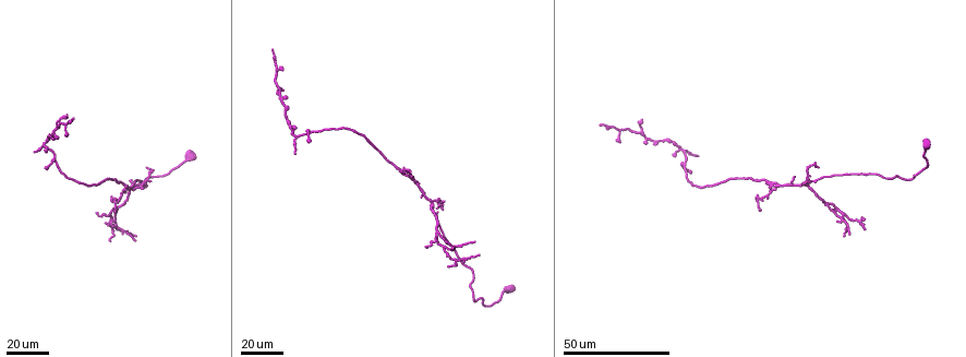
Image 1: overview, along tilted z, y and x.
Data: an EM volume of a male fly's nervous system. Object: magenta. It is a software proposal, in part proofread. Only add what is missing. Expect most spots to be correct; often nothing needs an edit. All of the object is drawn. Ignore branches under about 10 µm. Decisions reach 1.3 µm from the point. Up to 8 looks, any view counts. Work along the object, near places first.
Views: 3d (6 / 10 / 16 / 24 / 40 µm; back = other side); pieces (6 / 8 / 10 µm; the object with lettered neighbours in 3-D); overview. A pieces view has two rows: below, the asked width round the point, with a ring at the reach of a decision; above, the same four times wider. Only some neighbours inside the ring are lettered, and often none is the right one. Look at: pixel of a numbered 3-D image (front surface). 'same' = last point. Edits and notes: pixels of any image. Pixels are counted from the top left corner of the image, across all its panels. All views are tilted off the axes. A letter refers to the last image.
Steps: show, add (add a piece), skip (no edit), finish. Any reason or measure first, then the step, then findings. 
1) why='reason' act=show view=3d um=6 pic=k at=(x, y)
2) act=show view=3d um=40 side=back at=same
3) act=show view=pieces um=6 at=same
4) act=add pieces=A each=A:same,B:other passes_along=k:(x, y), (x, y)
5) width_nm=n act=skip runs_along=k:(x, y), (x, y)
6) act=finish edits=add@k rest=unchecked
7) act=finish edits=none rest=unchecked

why='free end' act=show view=3d um=40 pic=1 at=(107, 221)

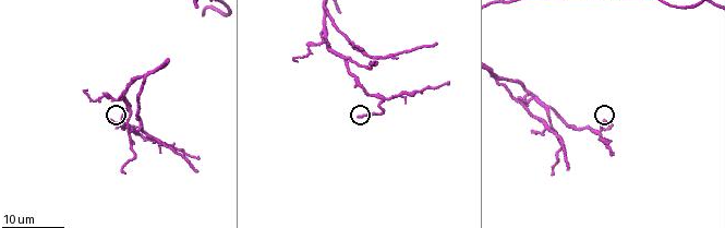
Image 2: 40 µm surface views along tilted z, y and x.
act=show view=pieces um=8 pic=2 at=(357, 116)

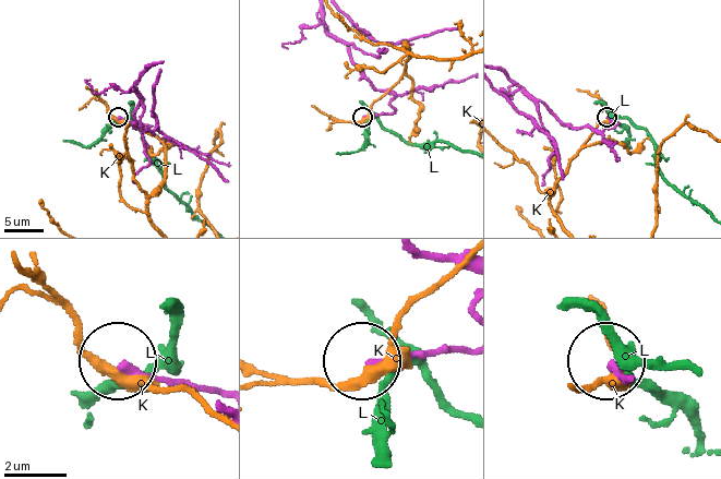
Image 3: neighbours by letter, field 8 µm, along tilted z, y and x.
act=skip each=K:other,L:other runs_along=3:(217, 394), (165, 385), (121, 363) found='none of them fits'

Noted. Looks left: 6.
why='tapers out' act=show view=3d um=16 pic=2 at=(435, 45)

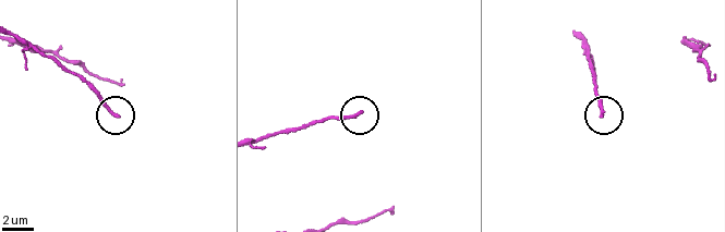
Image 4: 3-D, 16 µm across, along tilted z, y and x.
why='what lies round it' act=show view=pieces um=10 pic=4 at=(362, 109)

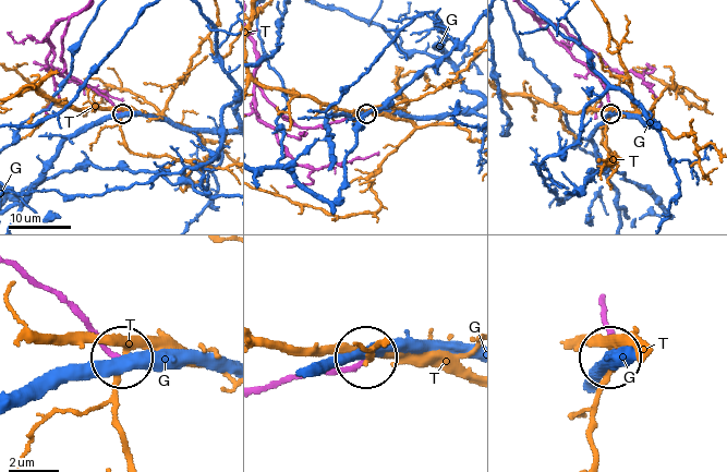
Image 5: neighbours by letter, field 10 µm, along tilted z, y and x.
width_nm=180 act=skip each=G:other,T:other runs_along=5:(63, 35), (61, 55), (67, 72), (96, 89), (120, 112) found='none of them fits'

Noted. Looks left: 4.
why='branch stops here' act=show view=3d um=40 pic=1 at=(656, 145)

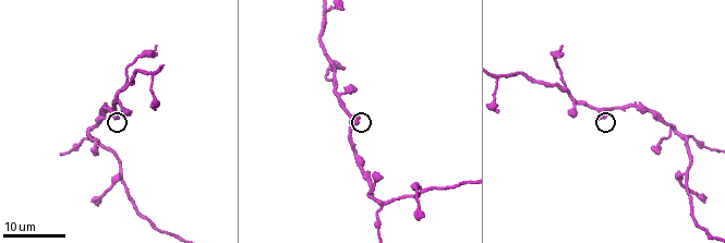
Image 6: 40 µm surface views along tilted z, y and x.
act=show view=pieces um=6 pic=6 at=(598, 115)

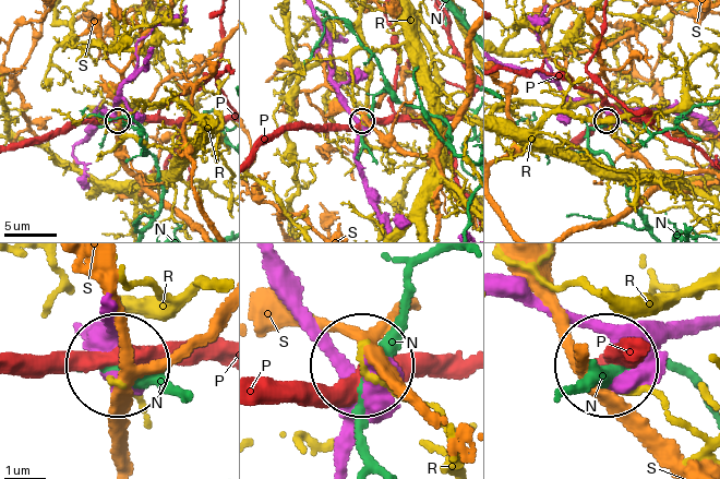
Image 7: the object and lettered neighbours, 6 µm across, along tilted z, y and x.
act=skip each=N:other,P:other,R:other,S:other found='no lettered piece goes on from it'

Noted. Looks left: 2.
why='long arm stops here' act=show view=3d um=24 pic=1 at=(600, 124)

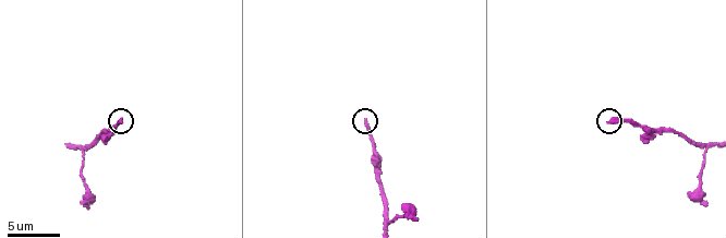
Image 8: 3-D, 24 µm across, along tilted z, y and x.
why='see the neighbours' act=show view=pieces um=10 pic=8 at=(607, 120)

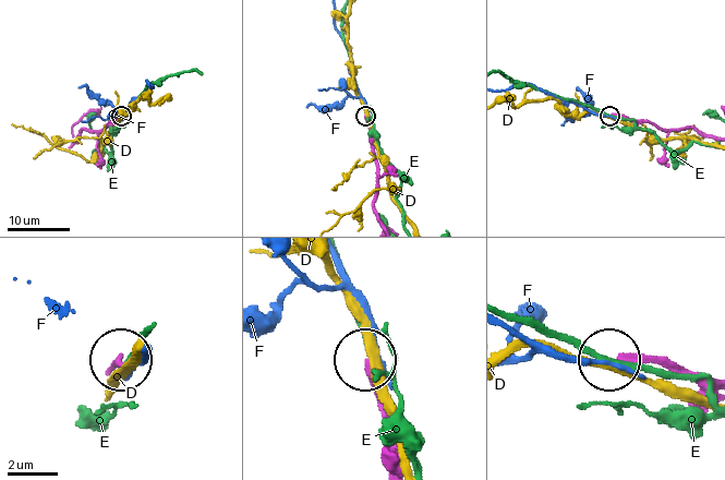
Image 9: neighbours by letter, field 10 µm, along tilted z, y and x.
act=skip each=D:other,E:other,F:other runs_along=9:(693, 129), (661, 130), (647, 121), (611, 116) found='no lettered piece goes on from it'

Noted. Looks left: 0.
act=finish edits=none rest=unchecked

